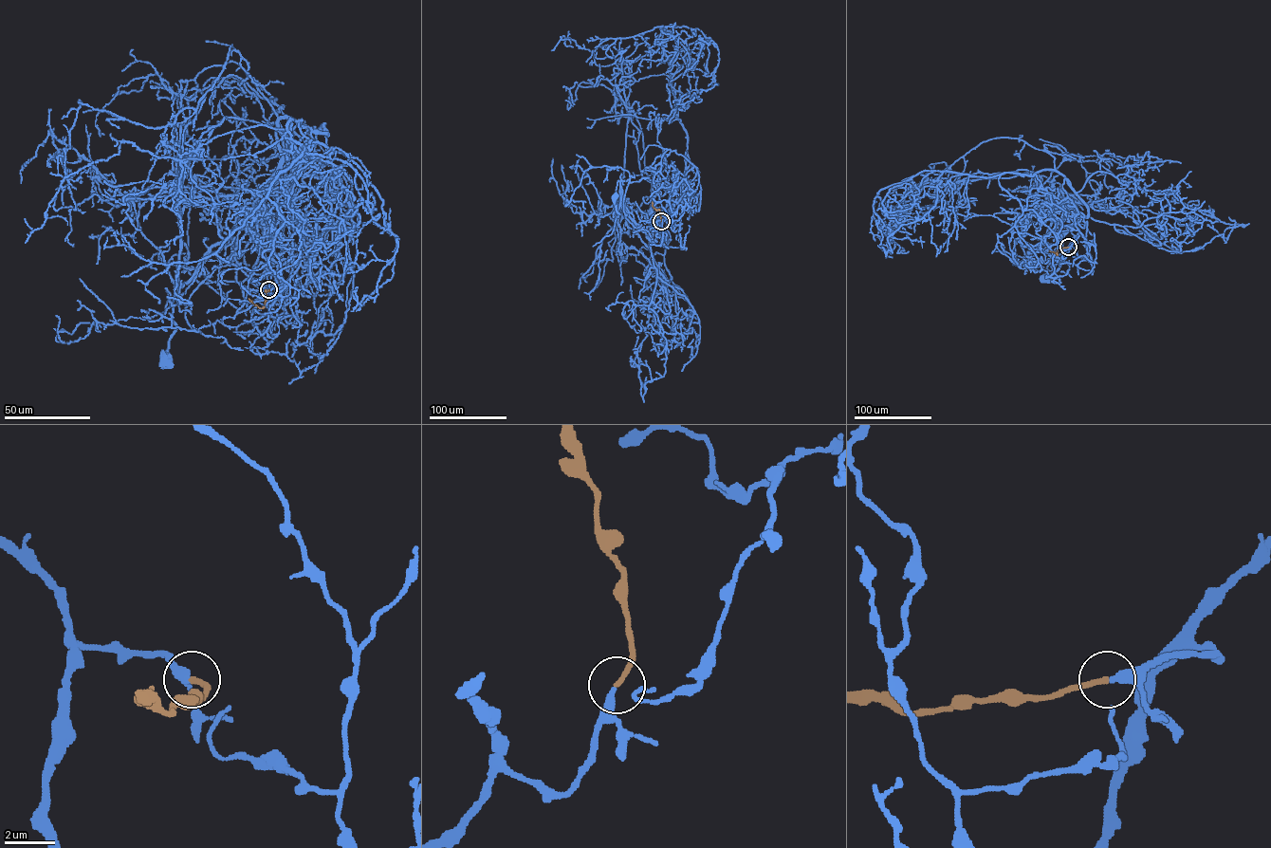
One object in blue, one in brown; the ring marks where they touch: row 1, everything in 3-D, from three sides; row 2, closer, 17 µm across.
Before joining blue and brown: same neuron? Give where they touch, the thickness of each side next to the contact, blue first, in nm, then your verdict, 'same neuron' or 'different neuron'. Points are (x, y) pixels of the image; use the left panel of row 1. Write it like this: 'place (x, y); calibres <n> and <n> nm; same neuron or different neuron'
place (268, 289); calibres 340 and 200 nm; same neuron

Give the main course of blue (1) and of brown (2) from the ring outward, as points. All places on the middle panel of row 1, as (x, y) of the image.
1: (661, 222), (643, 232), (620, 203), (617, 215), (616, 196)
2: (661, 221), (659, 211), (653, 207), (652, 202)

